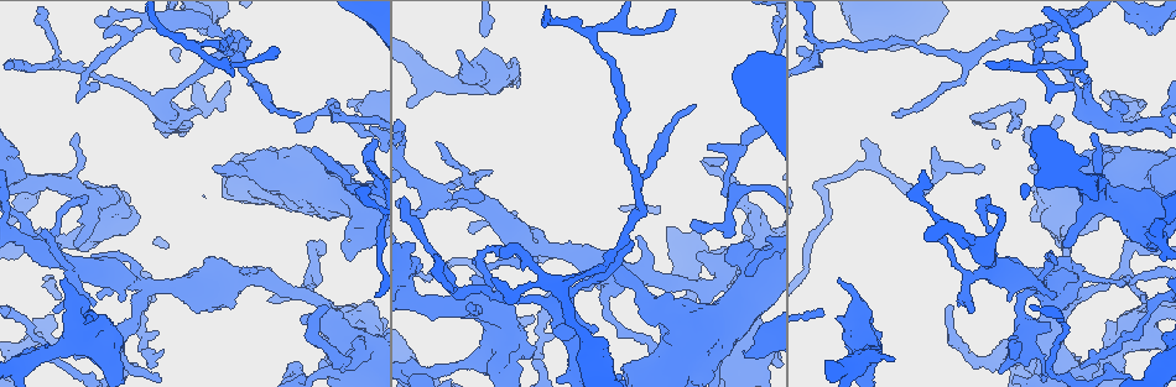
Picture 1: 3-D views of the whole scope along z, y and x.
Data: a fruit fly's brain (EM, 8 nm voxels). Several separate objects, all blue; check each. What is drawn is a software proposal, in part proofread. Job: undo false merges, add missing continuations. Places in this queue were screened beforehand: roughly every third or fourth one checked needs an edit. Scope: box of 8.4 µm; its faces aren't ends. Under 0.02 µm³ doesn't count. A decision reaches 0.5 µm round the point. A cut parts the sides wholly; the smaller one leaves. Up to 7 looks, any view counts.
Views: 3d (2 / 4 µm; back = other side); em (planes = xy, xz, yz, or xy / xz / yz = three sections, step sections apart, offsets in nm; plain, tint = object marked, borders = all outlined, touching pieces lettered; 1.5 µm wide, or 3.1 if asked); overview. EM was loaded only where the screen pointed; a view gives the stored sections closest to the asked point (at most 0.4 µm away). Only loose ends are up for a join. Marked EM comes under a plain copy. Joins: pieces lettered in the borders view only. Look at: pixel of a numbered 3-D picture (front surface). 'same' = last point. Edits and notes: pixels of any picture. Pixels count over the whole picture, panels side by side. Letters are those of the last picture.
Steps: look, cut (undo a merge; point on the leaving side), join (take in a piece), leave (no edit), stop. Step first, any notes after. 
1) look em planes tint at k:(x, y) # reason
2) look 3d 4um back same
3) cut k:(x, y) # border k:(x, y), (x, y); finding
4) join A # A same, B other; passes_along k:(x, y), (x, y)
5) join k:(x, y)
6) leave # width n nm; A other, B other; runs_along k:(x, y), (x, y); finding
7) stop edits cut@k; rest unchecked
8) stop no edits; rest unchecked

look em yz step 4 tint at 1:(153, 366) # end of a long branch

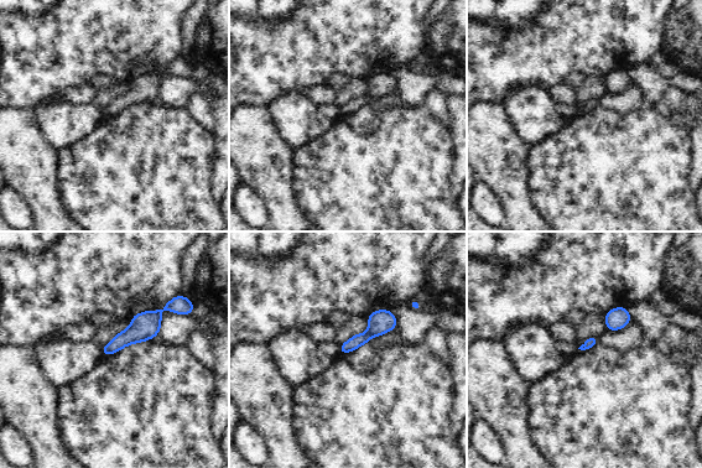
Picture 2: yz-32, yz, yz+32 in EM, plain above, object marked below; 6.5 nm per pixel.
look em planes borders same # another direction

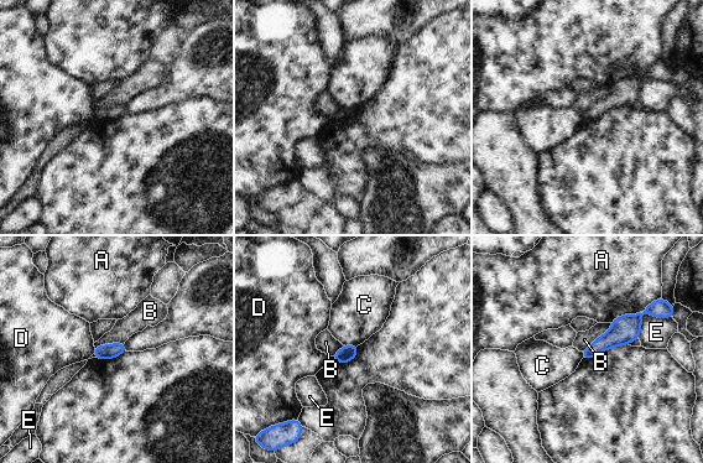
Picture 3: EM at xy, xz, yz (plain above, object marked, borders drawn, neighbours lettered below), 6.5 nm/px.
leave # longest_contact B 280 nm; A other, B other, C other, D other, E other; none of them fits

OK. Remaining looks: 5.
look em planes borders at 1:(470, 230) # tapers out

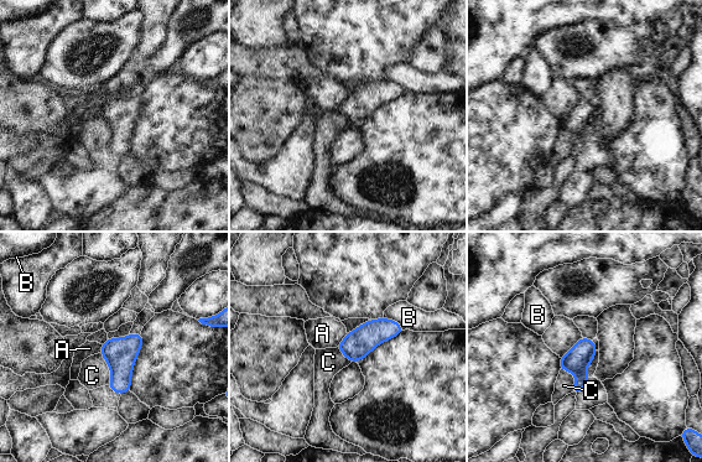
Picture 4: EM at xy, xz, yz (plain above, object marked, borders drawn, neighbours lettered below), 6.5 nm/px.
leave # A other, B other, C other; border 4:(100, 352), (110, 370), (109, 384); none of them fits

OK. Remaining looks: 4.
look 3d 2um at 1:(840, 283) # an open end

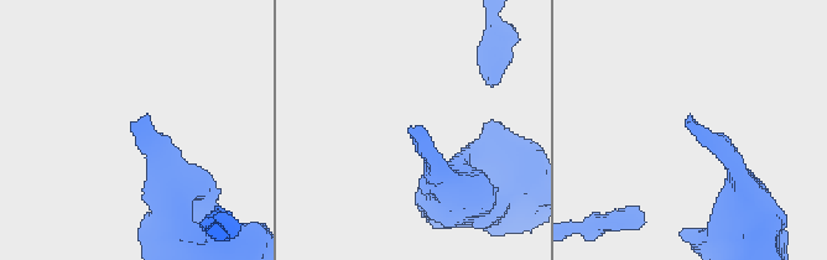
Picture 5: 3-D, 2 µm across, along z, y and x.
look em planes tint at 5:(408, 131)

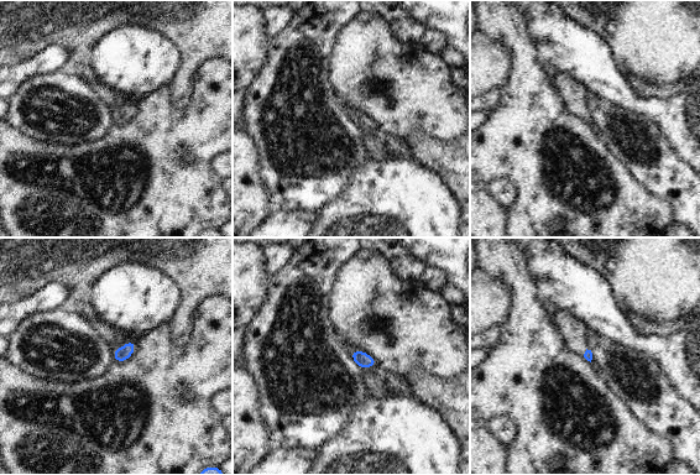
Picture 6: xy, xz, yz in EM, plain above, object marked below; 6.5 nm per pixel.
look em planes borders same

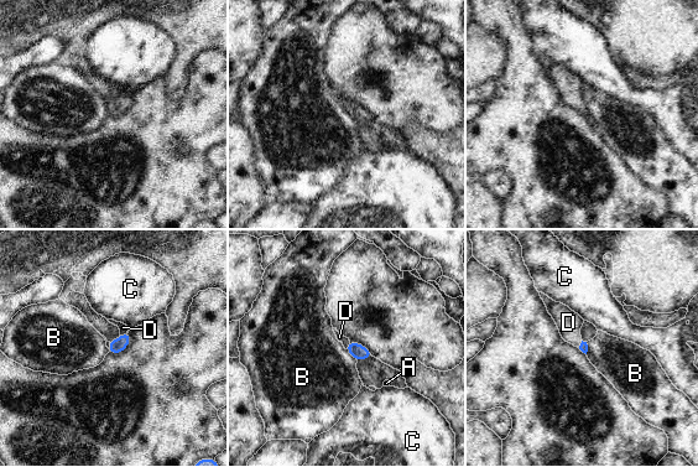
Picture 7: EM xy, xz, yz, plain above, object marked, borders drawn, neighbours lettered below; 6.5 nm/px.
join D # A other, B other, C other, D same; passes_along 7:(358, 351), (348, 344), (339, 337); the neuron continues

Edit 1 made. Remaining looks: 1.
stop edits join@7; rest unchecked

